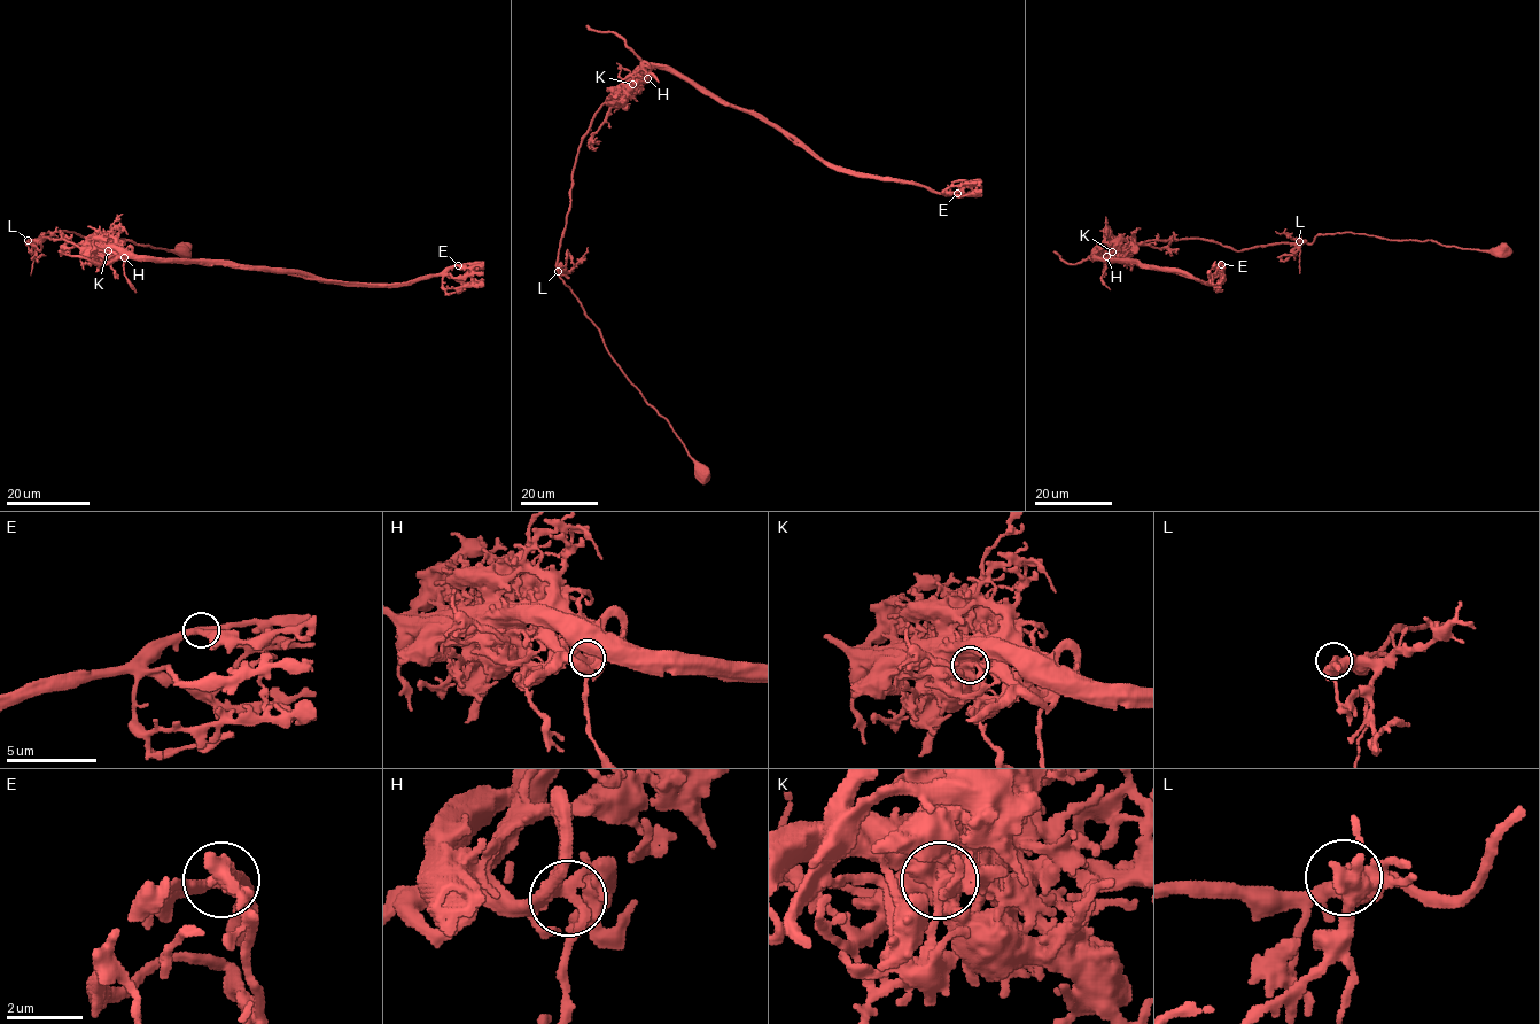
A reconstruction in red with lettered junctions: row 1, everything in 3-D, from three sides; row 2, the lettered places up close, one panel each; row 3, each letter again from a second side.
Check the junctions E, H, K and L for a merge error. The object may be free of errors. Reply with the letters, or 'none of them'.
K

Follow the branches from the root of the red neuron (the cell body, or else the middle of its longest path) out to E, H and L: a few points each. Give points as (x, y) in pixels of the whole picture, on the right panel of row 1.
E: (1501, 250), (1336, 232), (1239, 250), (1189, 238), (1095, 254), (1203, 281), (1221, 264)
H: (1501, 250), (1336, 232), (1319, 234), (1312, 243), (1239, 250), (1198, 238), (1148, 240), (1110, 247), (1106, 256)
L: (1501, 250), (1462, 249), (1431, 240), (1389, 240), (1352, 232), (1319, 234), (1312, 243), (1299, 241)

